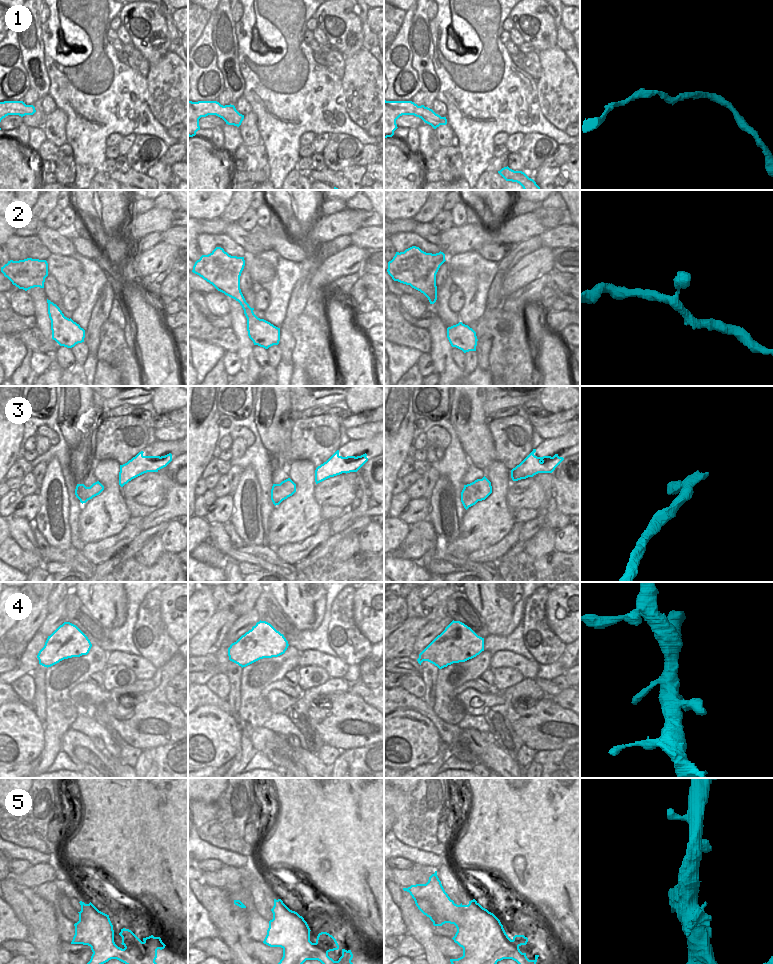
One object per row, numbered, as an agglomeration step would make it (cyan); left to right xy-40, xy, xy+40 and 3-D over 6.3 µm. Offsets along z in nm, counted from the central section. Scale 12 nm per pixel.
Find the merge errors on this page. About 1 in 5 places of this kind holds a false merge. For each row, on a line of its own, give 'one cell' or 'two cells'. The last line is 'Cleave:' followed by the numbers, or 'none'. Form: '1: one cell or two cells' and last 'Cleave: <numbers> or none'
1: one cell
2: one cell
3: one cell
4: one cell
5: two cells
Cleave: 5

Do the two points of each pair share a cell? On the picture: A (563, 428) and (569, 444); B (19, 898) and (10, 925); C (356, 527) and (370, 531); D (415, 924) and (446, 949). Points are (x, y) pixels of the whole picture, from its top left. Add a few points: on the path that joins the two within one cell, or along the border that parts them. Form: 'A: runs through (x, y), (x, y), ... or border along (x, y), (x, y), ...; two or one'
A: border along (569, 430), (561, 435), (544, 440); two
B: border along (10, 906), (14, 914), (25, 925), (28, 932); two
C: border along (371, 520), (357, 534); two
D: border along (435, 934), (435, 944), (443, 953); two

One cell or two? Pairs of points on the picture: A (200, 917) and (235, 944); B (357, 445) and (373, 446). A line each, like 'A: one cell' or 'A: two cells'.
A: two cells
B: one cell

